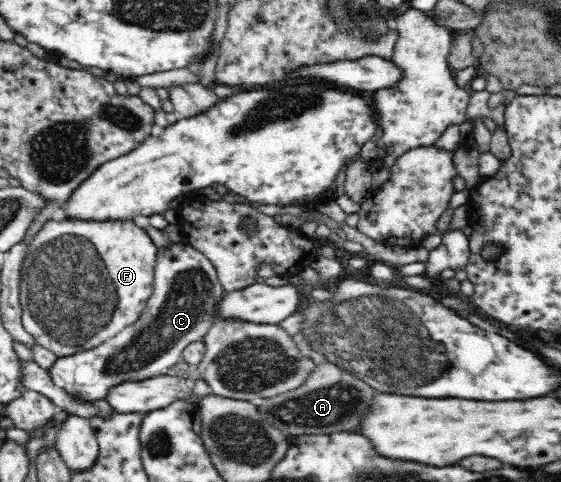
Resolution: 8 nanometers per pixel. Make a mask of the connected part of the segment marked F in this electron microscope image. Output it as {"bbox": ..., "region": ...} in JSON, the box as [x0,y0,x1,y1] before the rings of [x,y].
{"bbox":[19,217,158,358],"region":[[[64,217],[47,219],[42,227],[31,237],[27,243],[26,253],[22,258],[19,281],[19,302],[21,303],[21,322],[24,329],[34,338],[36,344],[45,347],[55,353],[57,358],[66,357],[76,352],[94,349],[101,343],[116,337],[124,328],[129,327],[140,319],[140,315],[146,309],[146,303],[154,291],[154,267],[158,261],[158,247],[152,242],[152,238],[146,228],[139,227],[133,219],[84,219],[80,217]]]}

